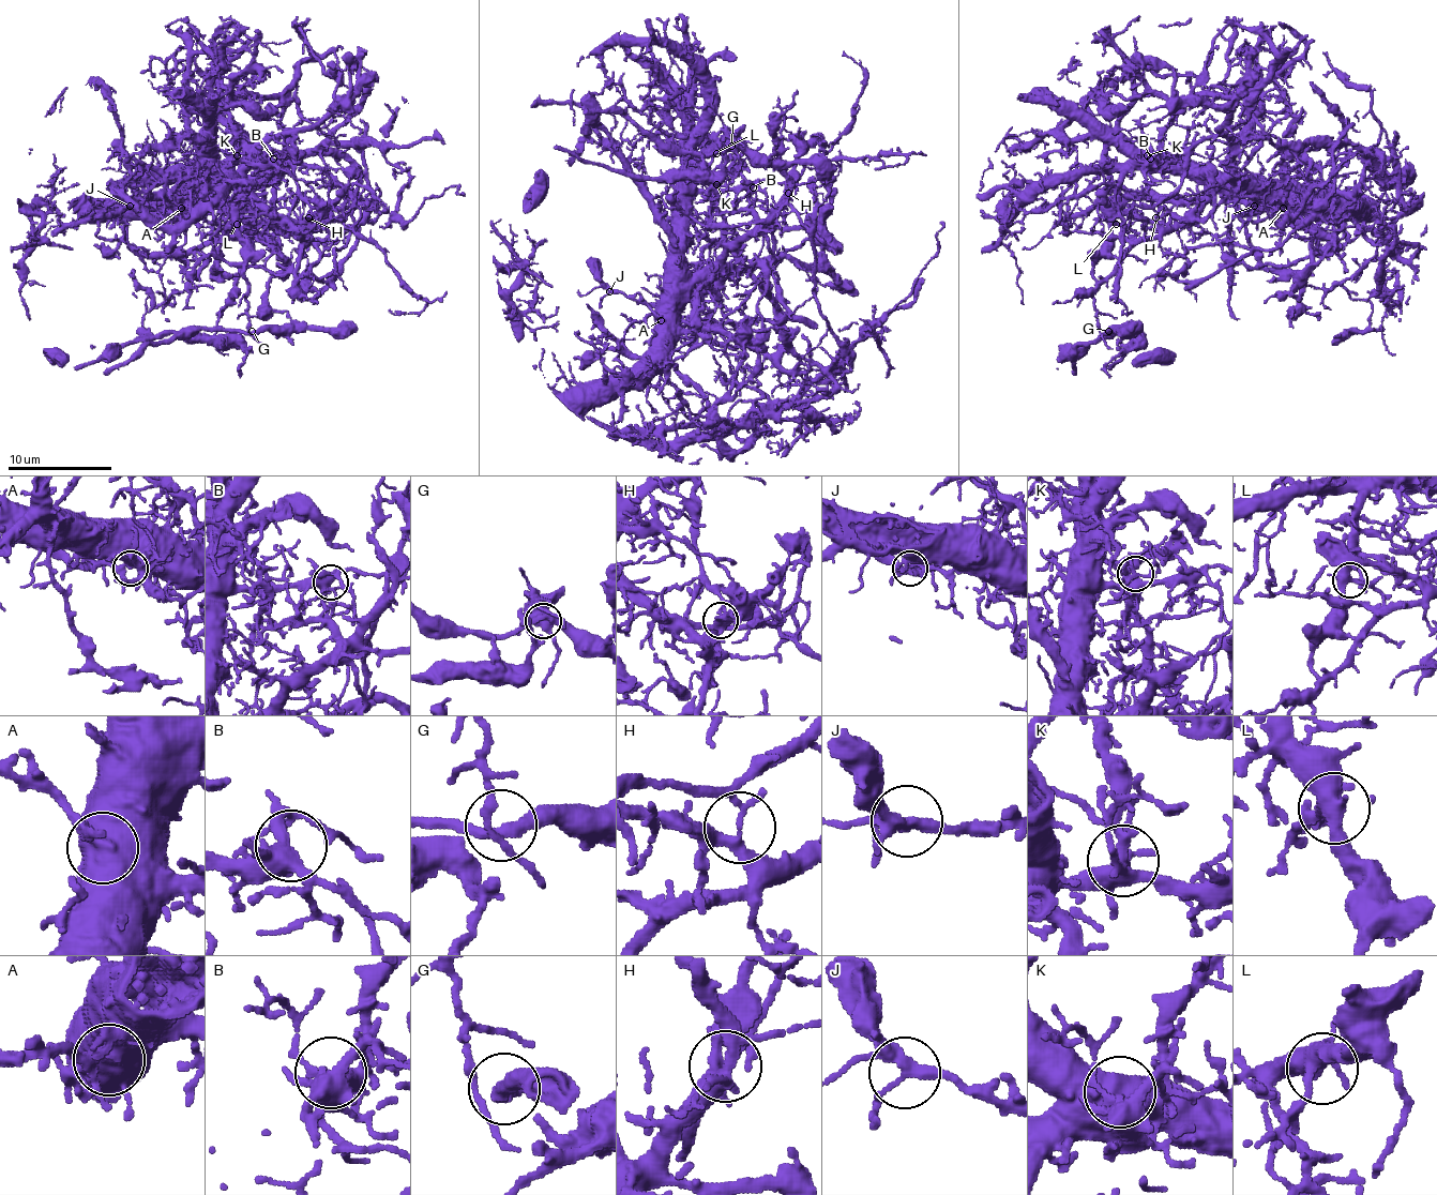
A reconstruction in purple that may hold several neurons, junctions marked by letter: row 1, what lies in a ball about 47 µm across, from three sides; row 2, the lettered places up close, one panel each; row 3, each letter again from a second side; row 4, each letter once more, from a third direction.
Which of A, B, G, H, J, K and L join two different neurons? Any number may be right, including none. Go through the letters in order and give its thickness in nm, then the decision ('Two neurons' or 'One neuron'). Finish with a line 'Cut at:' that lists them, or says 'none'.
A: Thickness 440 nm. One neuron
B: Thickness 440 nm. One neuron
G: Thickness 280 nm. One neuron
H: Thickness 240 nm. Two neurons
J: Thickness 280 nm. One neuron
K: Thickness 280 nm. One neuron
L: Thickness 420 nm. One neuron
Cut at: H

